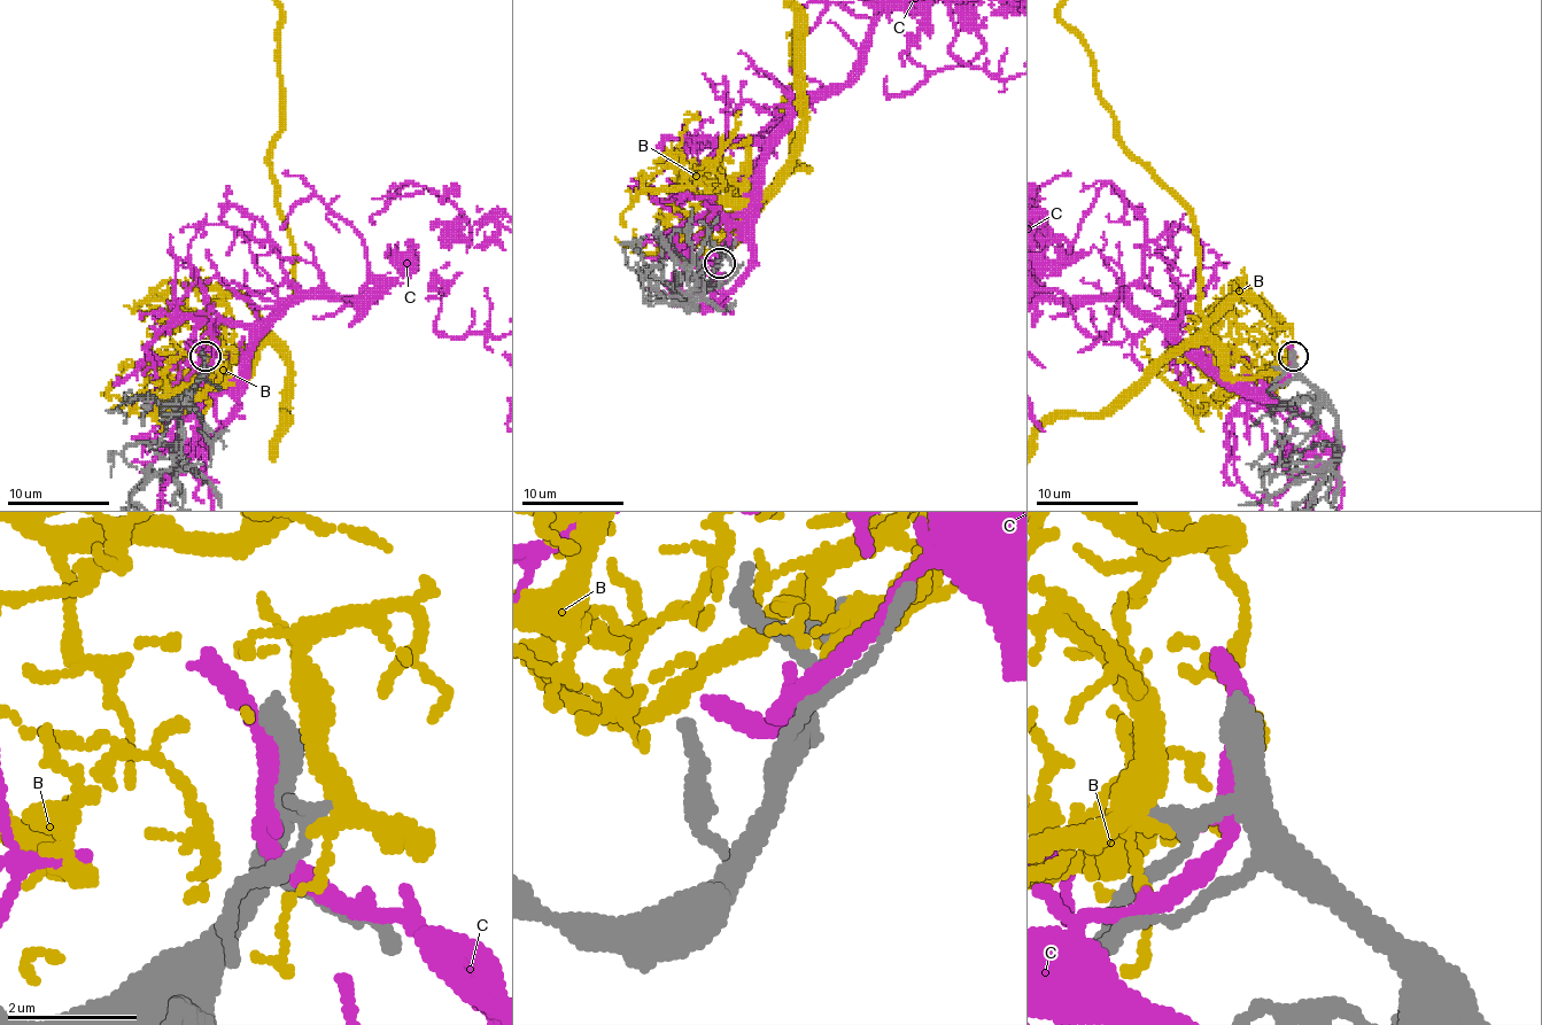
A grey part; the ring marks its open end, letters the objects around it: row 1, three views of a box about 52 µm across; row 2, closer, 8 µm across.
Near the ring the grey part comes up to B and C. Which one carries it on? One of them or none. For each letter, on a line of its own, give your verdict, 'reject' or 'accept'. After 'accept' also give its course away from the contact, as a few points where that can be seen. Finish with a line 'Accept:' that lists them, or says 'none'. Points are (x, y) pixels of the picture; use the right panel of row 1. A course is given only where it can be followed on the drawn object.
B: reject
C: reject
Accept: none

